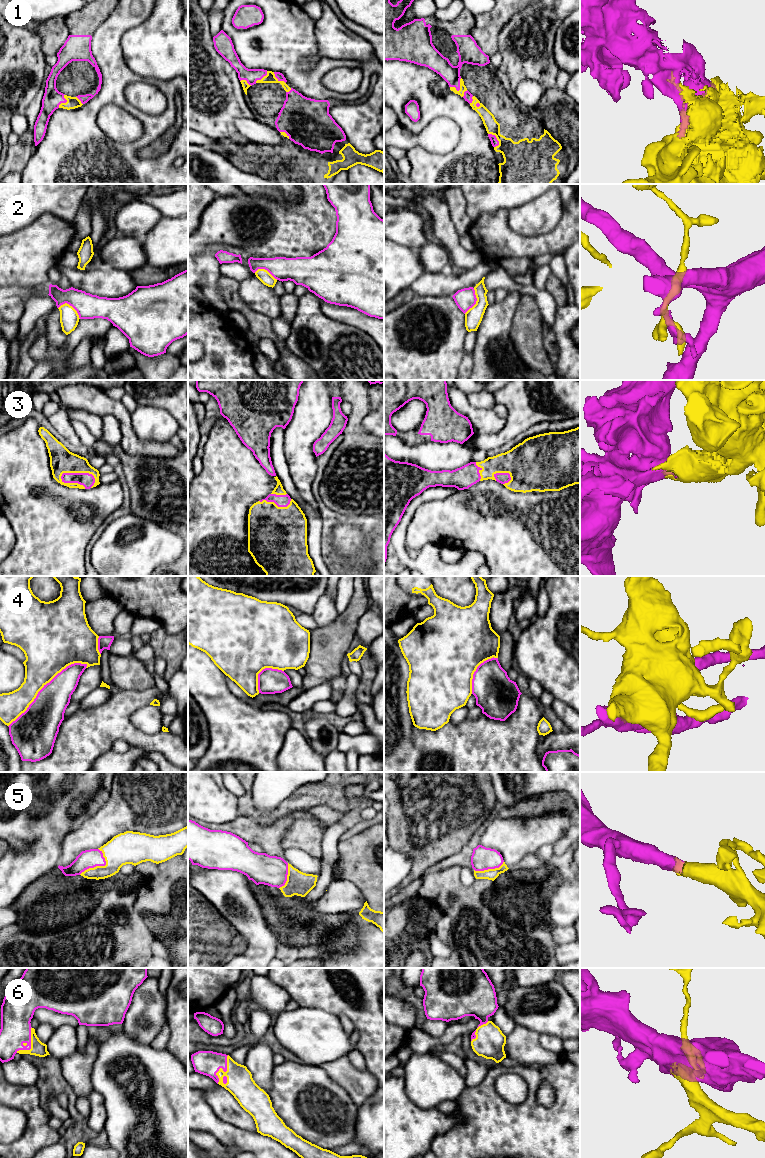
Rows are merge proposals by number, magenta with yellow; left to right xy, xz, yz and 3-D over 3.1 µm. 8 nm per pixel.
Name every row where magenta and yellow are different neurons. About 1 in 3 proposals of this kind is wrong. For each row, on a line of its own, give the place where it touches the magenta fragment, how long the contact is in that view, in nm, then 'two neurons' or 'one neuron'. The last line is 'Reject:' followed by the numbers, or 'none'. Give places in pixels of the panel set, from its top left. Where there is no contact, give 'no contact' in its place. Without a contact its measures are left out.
1: meets magenta in yz at (459, 88); contact 120 nm long; one neuron
2: meets magenta in yz at (476, 300); contact 220 nm long; two neurons
3: meets magenta in xy at (80, 473); contact 300 nm long; one neuron
4: meets magenta in xy at (45, 685); contact 800 nm long; one neuron
5: meets magenta in xy at (99, 865); contact 260 nm long; one neuron
6: meets magenta in xz at (223, 1070); contact 240 nm long; one neuron
Reject: 2

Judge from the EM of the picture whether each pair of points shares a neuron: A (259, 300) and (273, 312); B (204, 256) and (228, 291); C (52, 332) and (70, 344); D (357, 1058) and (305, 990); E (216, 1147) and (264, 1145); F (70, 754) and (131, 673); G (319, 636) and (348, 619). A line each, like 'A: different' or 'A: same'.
A: same
B: different
C: different
D: different
E: different
F: different
G: same

